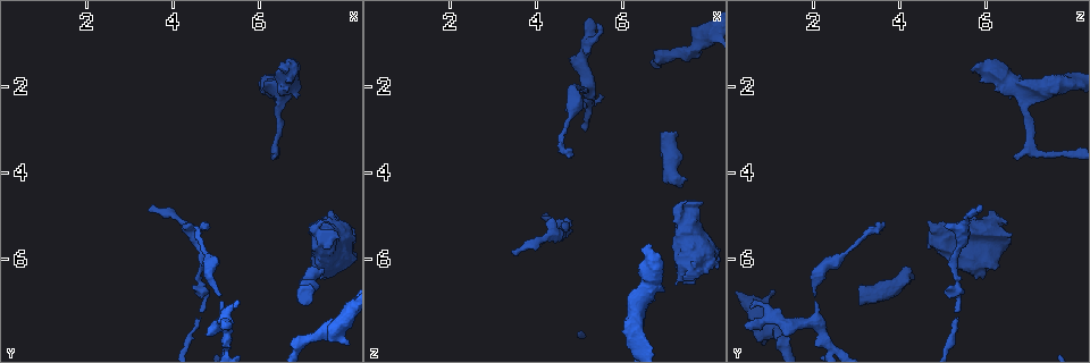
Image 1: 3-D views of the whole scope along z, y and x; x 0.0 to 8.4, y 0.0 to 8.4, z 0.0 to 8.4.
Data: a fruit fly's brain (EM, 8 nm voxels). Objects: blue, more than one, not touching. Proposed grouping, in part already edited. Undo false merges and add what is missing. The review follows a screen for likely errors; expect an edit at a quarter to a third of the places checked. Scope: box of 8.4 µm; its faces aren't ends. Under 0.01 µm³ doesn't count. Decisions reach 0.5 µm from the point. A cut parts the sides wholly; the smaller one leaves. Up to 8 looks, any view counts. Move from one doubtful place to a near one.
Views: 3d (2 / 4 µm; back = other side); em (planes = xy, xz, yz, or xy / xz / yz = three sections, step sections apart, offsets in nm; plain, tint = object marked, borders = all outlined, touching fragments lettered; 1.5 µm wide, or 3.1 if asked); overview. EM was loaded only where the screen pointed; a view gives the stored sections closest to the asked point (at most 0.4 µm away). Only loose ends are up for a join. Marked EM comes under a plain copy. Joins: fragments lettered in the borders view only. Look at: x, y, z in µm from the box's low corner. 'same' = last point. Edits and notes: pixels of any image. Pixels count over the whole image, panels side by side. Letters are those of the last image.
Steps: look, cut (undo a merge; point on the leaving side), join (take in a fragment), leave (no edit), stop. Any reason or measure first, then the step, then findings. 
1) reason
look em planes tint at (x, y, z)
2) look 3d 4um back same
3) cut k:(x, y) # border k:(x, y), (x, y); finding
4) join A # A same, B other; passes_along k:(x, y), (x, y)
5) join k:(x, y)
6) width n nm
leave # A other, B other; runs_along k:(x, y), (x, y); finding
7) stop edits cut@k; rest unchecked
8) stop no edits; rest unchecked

branch stops here
look em xz step 8 tint at (4.80, 5.15, 3.65)

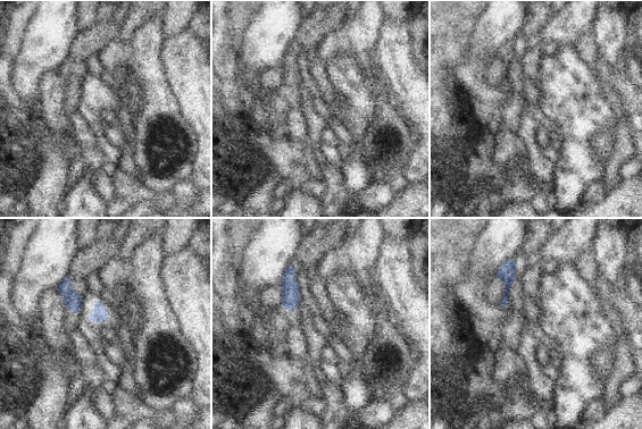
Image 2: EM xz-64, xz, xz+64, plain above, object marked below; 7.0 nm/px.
another direction
look em planes borders same

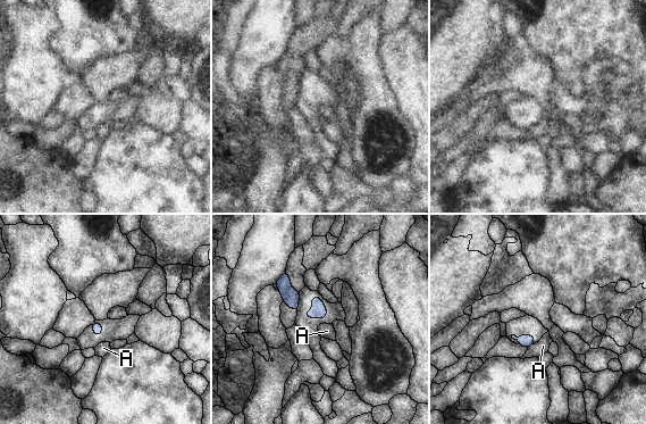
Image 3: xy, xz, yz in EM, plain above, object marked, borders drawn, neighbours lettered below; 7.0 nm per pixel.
leave # A other; border 3:(533, 343), (528, 348); no lettered fragment goes on from it

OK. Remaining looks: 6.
look 3d 2um at (4.65, 5.95, 5.30)

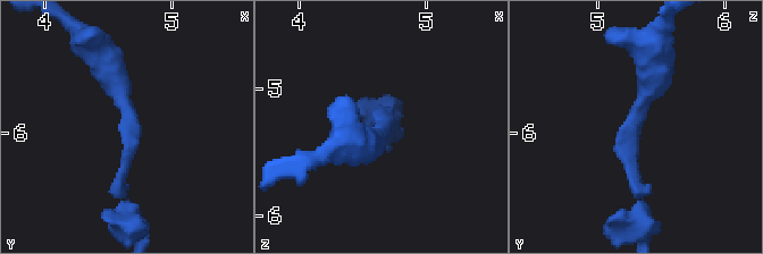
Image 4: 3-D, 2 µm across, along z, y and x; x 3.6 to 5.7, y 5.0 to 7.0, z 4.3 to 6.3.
arm_widths 170, 300 nm; now the EM
look em planes borders at (4.70, 5.94, 5.30)

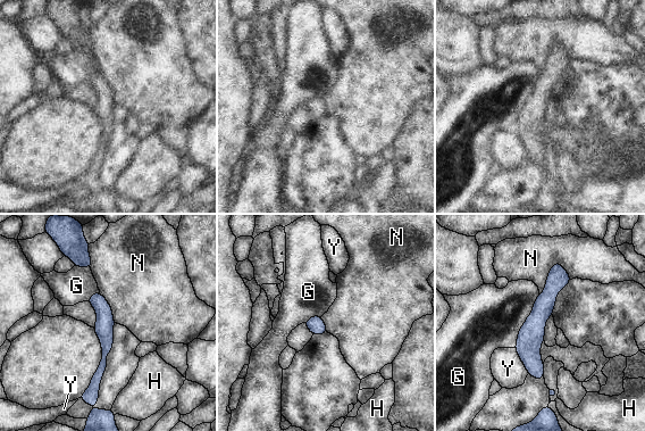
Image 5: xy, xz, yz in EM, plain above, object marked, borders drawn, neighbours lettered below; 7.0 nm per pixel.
longest_contact G 420 nm
leave # G other, H other, N other, Y other; border 5:(558, 262), (539, 295); all the same cell

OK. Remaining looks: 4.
free end
look 3d 2um at (6.30, 3.65, 6.70)

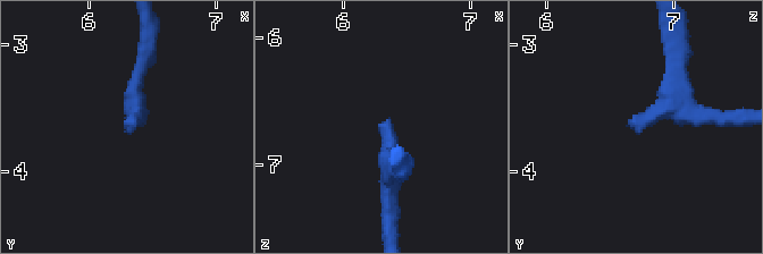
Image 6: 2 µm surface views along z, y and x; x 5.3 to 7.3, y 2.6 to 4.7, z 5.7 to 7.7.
look em planes borders at (6.30, 3.66, 6.70)

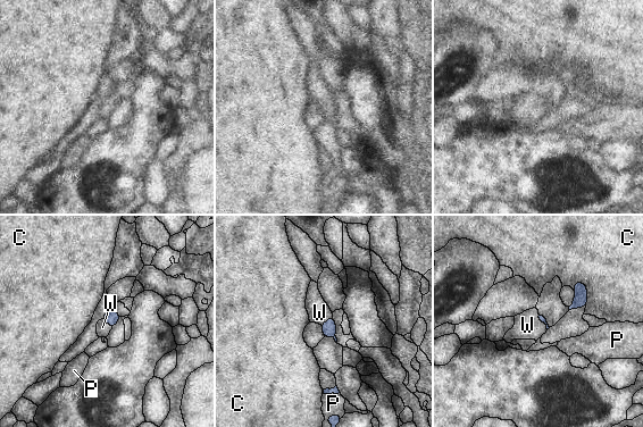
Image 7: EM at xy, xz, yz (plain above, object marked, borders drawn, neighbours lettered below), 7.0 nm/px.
join W # C other, P other, W same; it goes on there

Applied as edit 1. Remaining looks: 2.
stop edits join@7; rest unchecked

